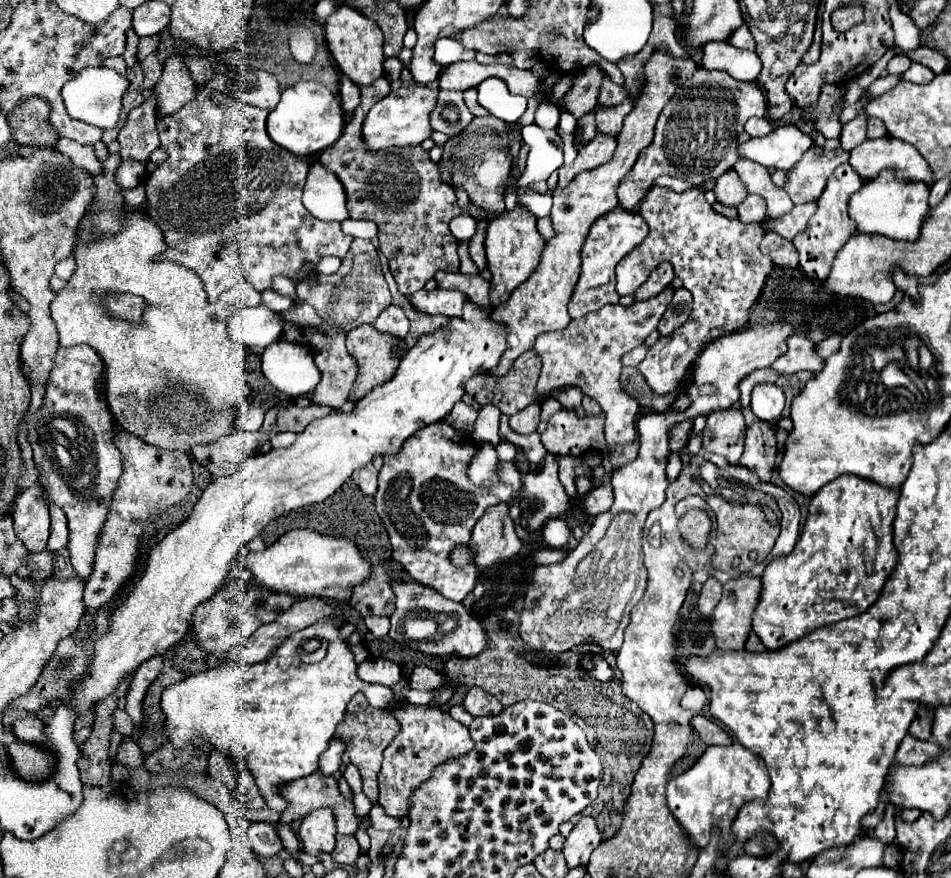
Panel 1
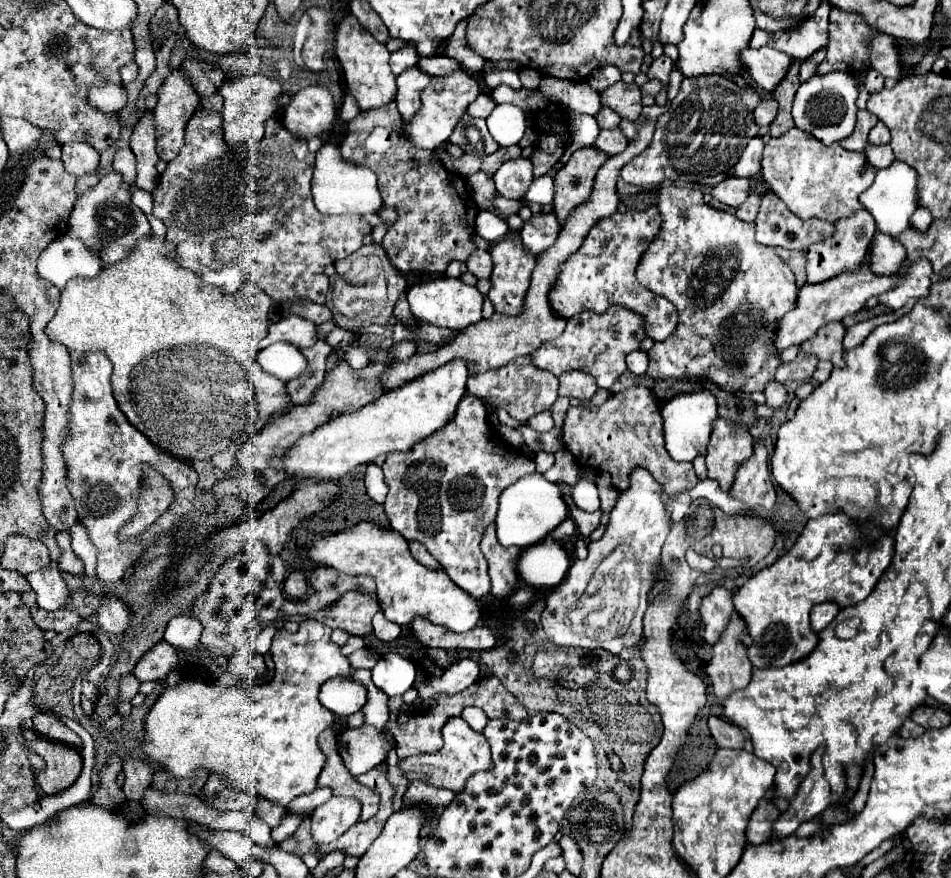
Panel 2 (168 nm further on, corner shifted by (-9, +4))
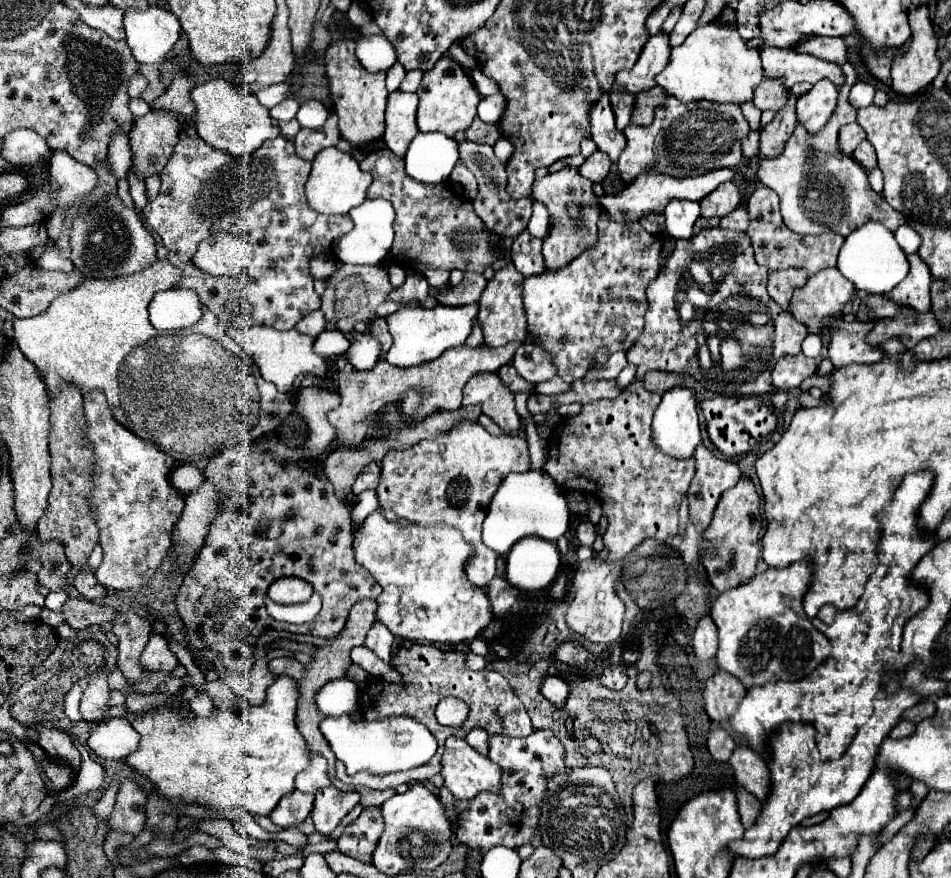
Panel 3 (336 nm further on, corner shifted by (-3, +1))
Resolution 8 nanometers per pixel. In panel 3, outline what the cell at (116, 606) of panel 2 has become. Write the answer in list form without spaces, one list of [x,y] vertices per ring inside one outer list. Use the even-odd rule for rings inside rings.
[[[118,613],[112,627],[118,637],[118,667],[128,681],[140,681],[148,669],[142,667],[140,655],[144,645],[148,643],[148,631],[152,631],[150,623],[140,623],[136,613]]]

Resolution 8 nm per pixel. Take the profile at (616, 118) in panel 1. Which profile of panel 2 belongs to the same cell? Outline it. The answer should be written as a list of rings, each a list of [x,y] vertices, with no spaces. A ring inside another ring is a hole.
[[[616,126],[612,130],[602,130],[594,146],[604,150],[610,156],[616,156],[616,154],[620,154],[628,146],[628,140],[626,140],[624,130],[620,126]]]

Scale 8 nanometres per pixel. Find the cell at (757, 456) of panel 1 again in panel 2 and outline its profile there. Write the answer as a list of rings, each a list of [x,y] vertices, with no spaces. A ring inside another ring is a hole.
[[[762,442],[754,444],[754,454],[748,462],[740,464],[732,494],[746,502],[762,518],[772,518],[772,506],[776,502],[776,488],[768,464],[768,450]]]

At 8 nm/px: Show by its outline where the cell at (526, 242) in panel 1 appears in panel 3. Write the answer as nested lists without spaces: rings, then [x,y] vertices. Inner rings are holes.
[[[508,261],[506,267],[496,271],[494,279],[488,281],[482,297],[480,297],[480,313],[478,321],[484,333],[484,343],[488,347],[502,347],[510,341],[524,341],[526,335],[526,313],[522,311],[522,275],[518,275],[516,267]]]

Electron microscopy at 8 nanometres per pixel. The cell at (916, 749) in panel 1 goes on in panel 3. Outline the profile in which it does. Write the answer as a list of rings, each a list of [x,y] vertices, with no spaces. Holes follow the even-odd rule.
[[[900,721],[894,729],[892,729],[892,733],[890,733],[890,737],[894,737],[894,739],[904,739],[904,737],[908,737],[908,735],[912,735],[916,731],[916,725],[914,723],[910,723],[910,721]]]

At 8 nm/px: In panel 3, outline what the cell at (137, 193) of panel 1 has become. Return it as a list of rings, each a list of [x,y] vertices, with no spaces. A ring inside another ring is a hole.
[[[132,171],[128,173],[128,183],[130,183],[130,193],[132,193],[132,199],[134,199],[134,205],[136,209],[144,209],[146,205],[146,187],[144,187],[144,181],[138,179]]]

